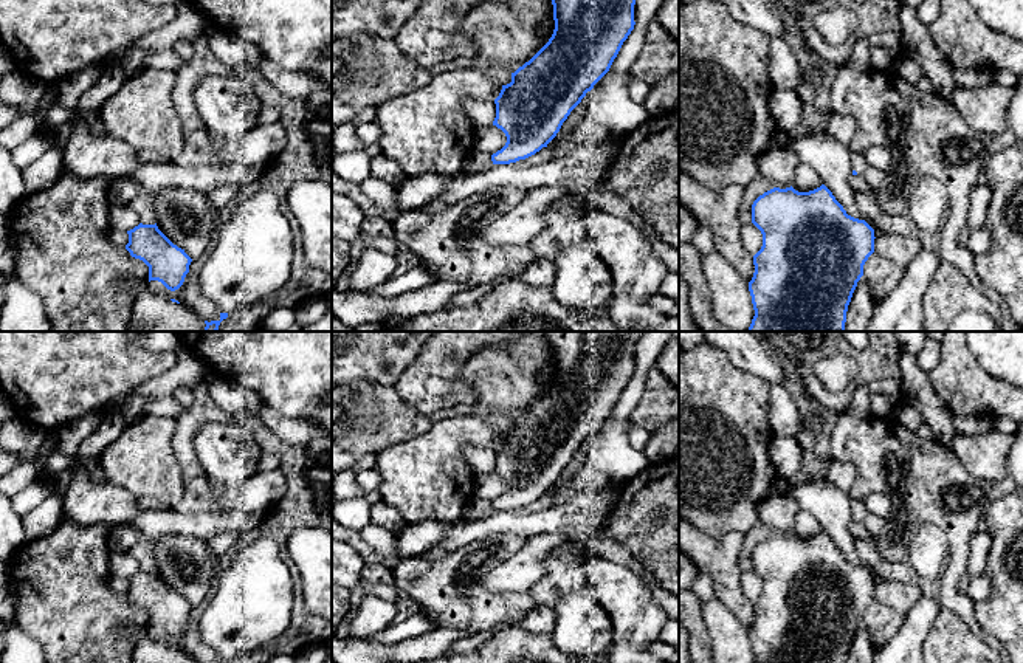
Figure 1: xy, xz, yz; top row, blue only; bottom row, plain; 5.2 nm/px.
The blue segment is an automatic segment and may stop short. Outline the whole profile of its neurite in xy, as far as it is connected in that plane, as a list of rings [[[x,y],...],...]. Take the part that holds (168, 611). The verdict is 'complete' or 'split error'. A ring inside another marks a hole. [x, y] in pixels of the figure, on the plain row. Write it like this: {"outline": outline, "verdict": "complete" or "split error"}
{"outline": [[[140,570],[127,578],[129,590],[126,596],[132,604],[143,607],[149,613],[149,629],[158,627],[167,637],[178,637],[192,606],[184,596],[174,592],[155,572]]], "verdict": "complete"}

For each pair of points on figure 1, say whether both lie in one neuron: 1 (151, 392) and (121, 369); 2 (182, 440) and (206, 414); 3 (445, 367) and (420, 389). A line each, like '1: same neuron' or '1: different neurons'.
1: different neurons
2: same neuron
3: same neuron

